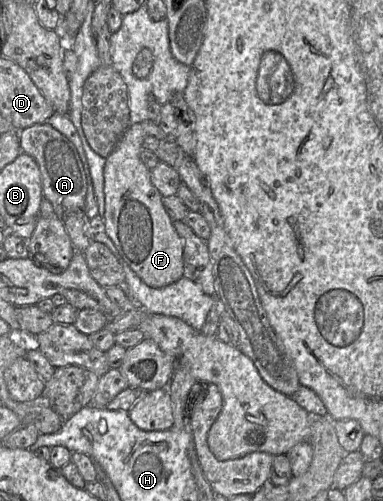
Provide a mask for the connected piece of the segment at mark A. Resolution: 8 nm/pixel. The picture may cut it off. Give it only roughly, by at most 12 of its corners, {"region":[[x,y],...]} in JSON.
{"region":[[50,124],[17,131],[57,216],[84,211],[74,144]]}

